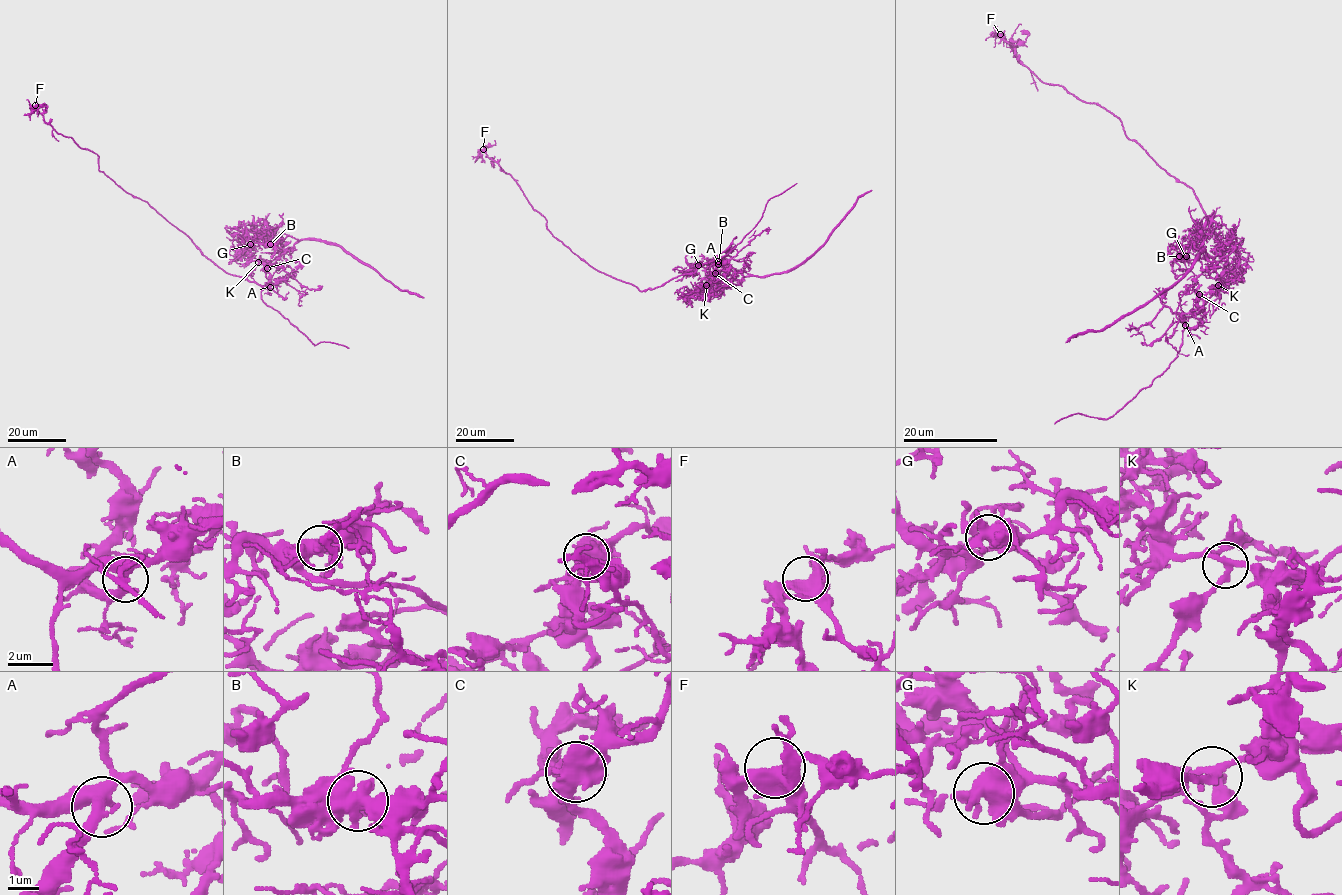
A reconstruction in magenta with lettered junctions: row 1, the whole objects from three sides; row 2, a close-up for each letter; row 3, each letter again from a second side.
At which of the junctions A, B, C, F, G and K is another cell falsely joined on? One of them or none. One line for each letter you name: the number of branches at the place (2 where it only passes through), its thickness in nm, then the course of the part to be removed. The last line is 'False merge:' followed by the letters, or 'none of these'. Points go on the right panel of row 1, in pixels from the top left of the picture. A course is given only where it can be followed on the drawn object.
C: 3 | 550 nm | (1199, 294), (1190, 328), (1228, 252), (1195, 193), (1109, 110), (1017, 60), (1002, 37), (1021, 23)
False merge: C

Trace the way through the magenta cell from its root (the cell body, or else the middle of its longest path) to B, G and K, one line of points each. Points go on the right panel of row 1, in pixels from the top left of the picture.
B: (1216, 288), (1183, 319), (1187, 326), (1198, 326), (1203, 301), (1193, 288), (1194, 274), (1173, 269), (1179, 256)
G: (1216, 288), (1187, 326), (1198, 326), (1203, 301), (1194, 274), (1173, 269), (1186, 256)
K: (1216, 288), (1195, 314), (1183, 319), (1187, 326), (1198, 326), (1203, 314), (1205, 295), (1218, 285)

